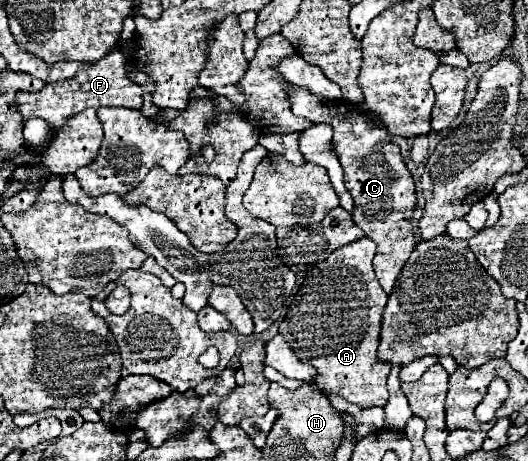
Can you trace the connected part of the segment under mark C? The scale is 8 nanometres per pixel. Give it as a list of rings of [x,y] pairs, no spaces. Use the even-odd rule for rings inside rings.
[[[289,87],[291,109],[297,117],[311,119],[313,123],[329,123],[333,127],[333,149],[345,171],[345,185],[355,201],[353,221],[363,229],[363,233],[377,243],[377,253],[373,259],[375,275],[385,293],[391,293],[397,275],[401,273],[405,261],[415,249],[415,235],[409,217],[415,209],[415,185],[409,169],[405,167],[399,147],[389,143],[387,131],[381,125],[373,125],[355,103],[337,99],[319,99],[307,89]]]

